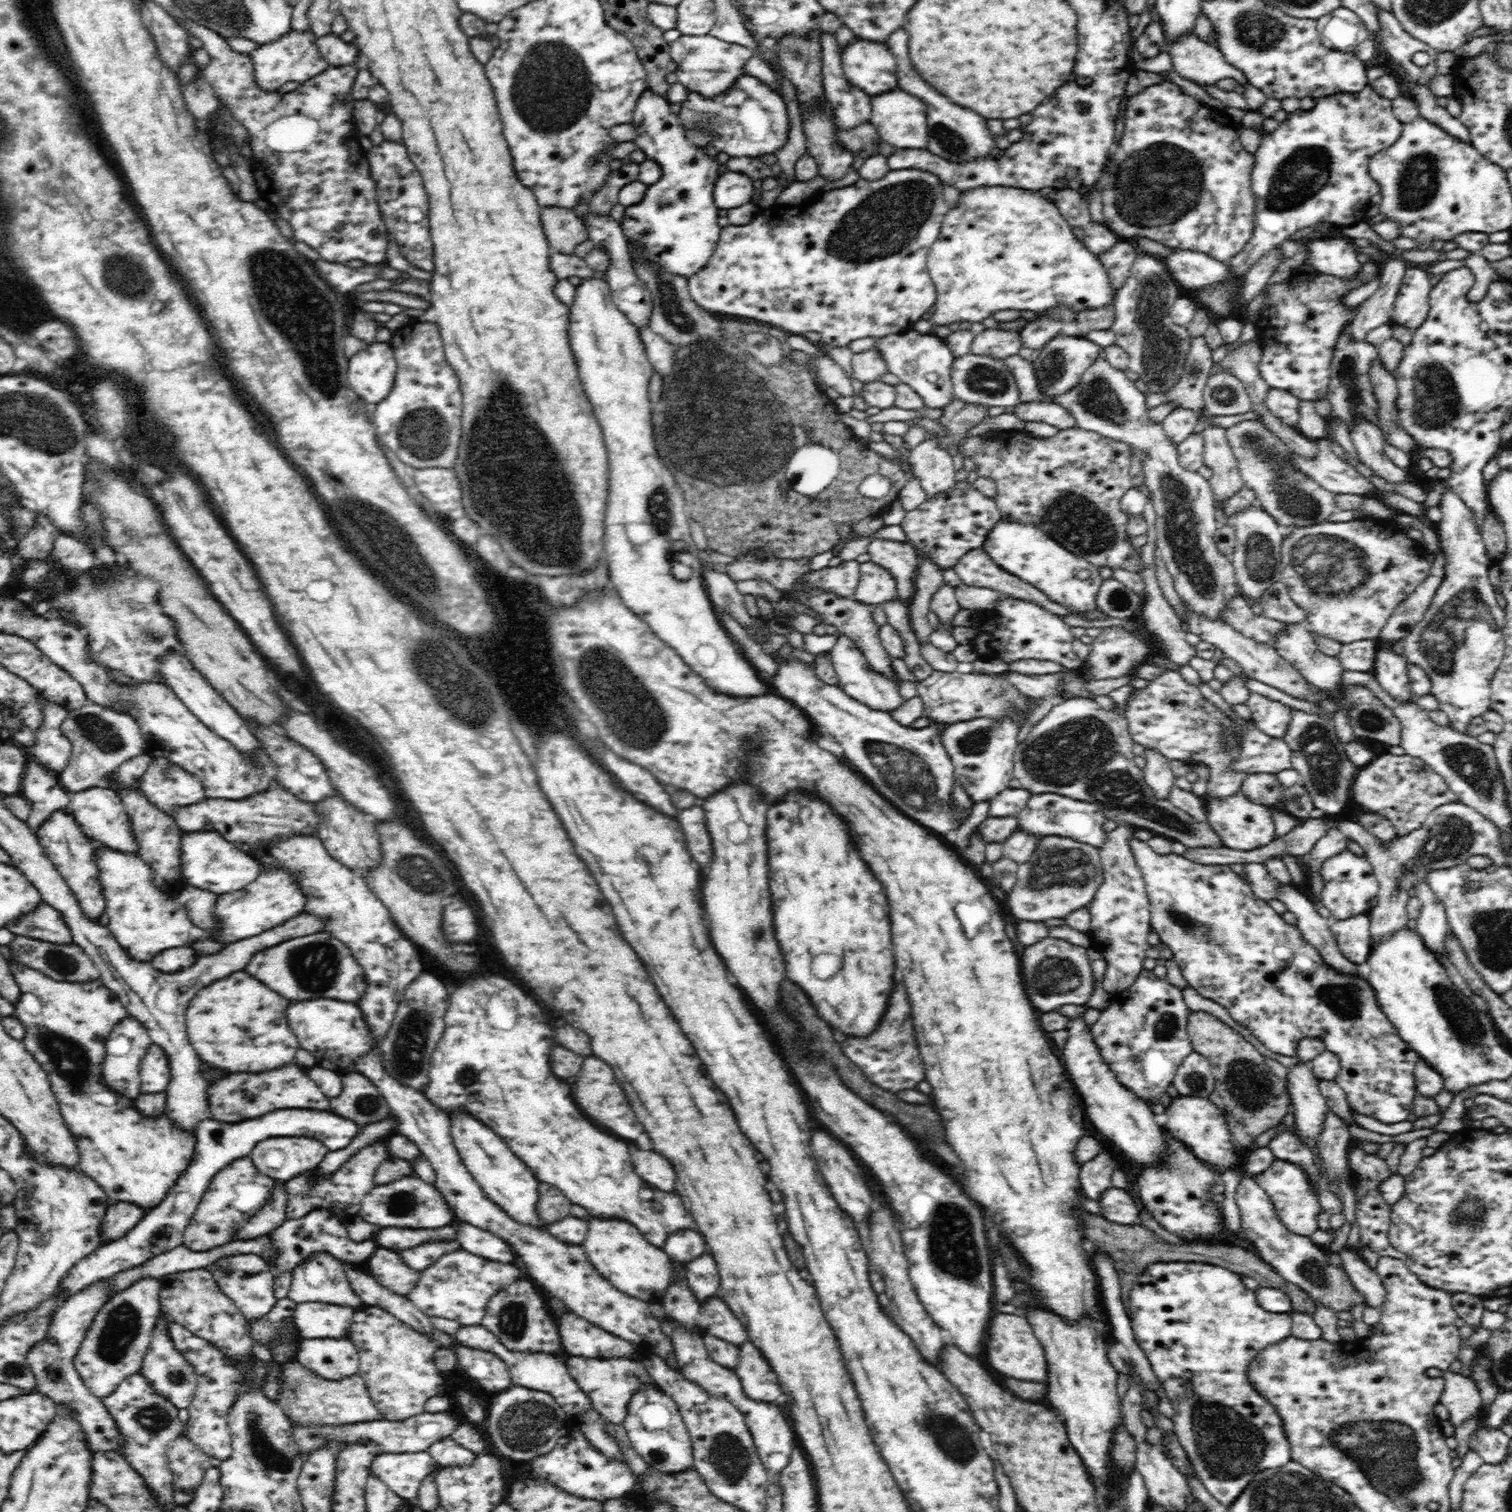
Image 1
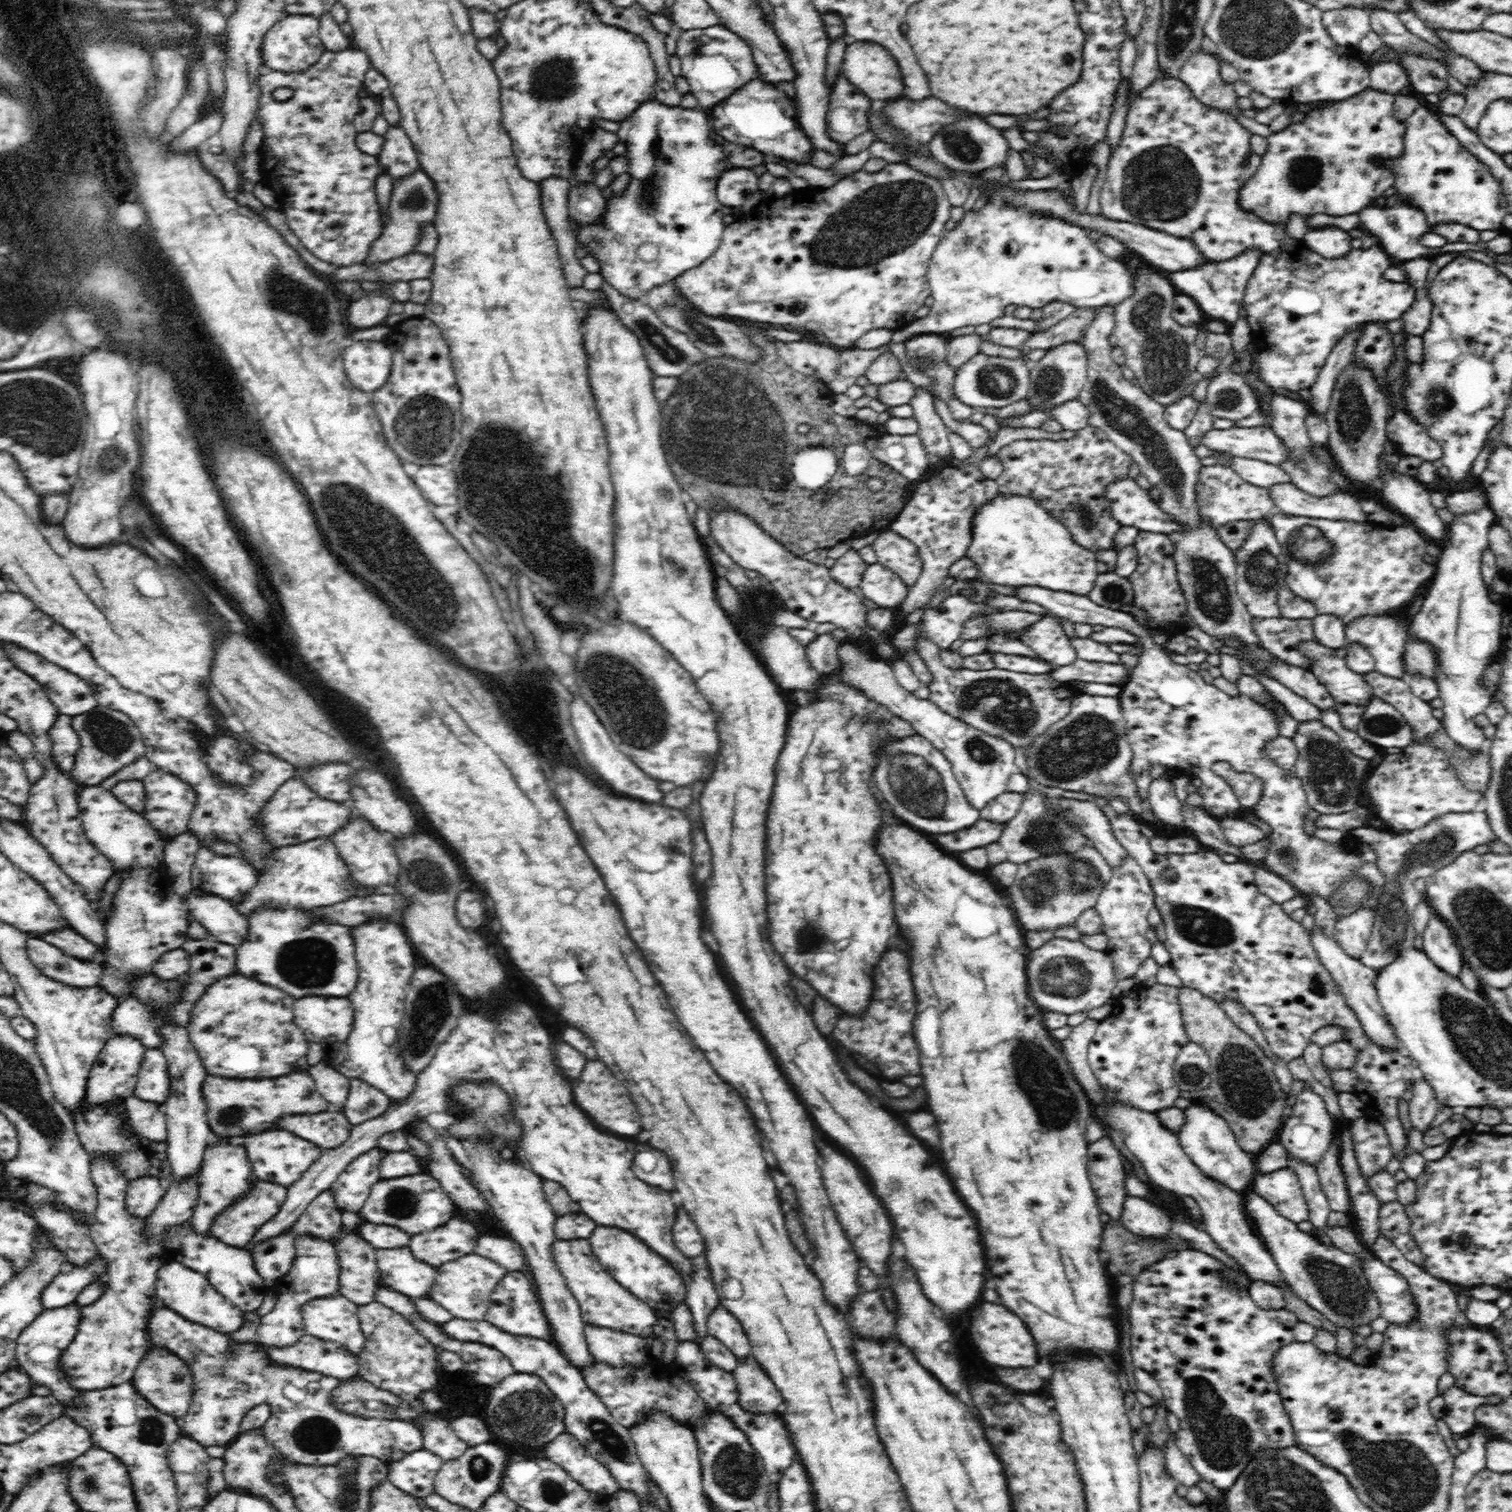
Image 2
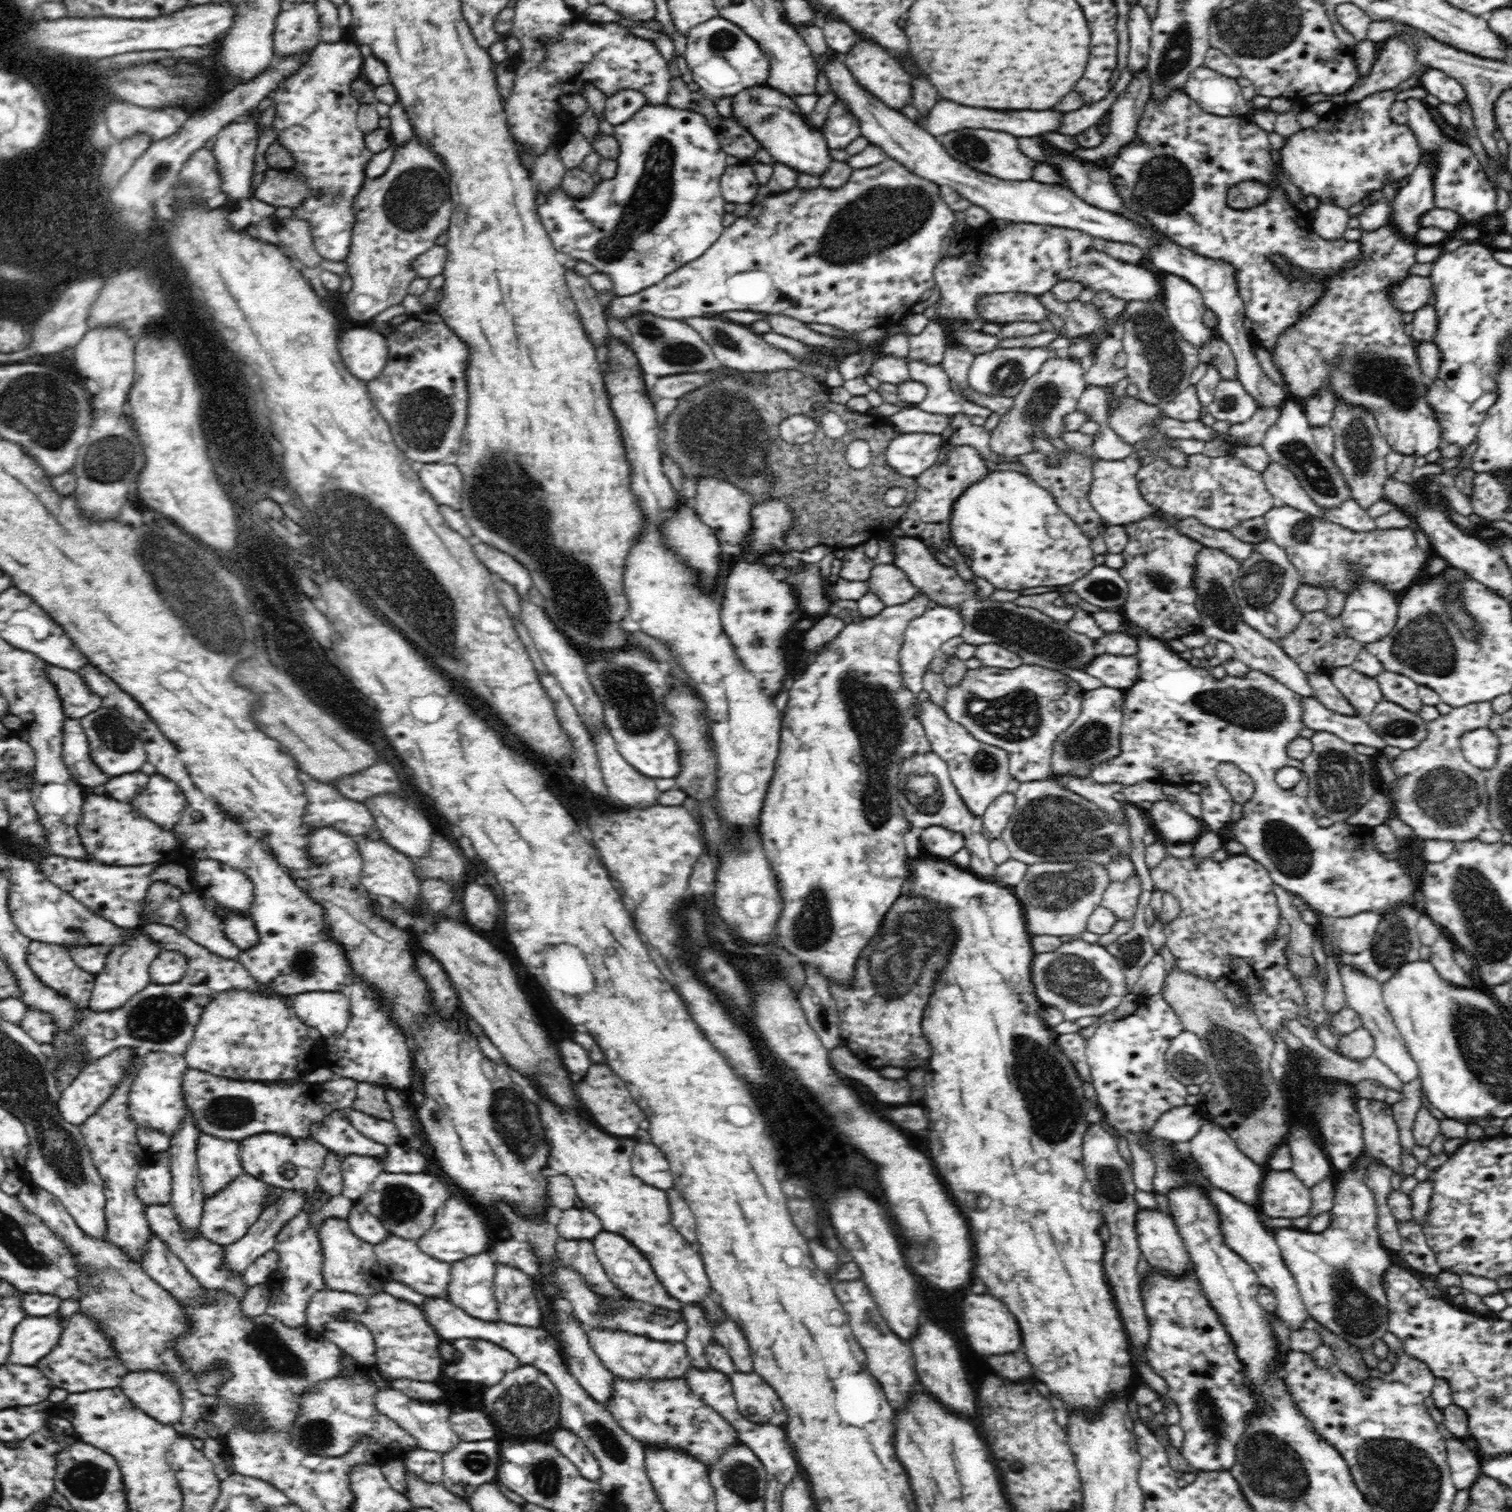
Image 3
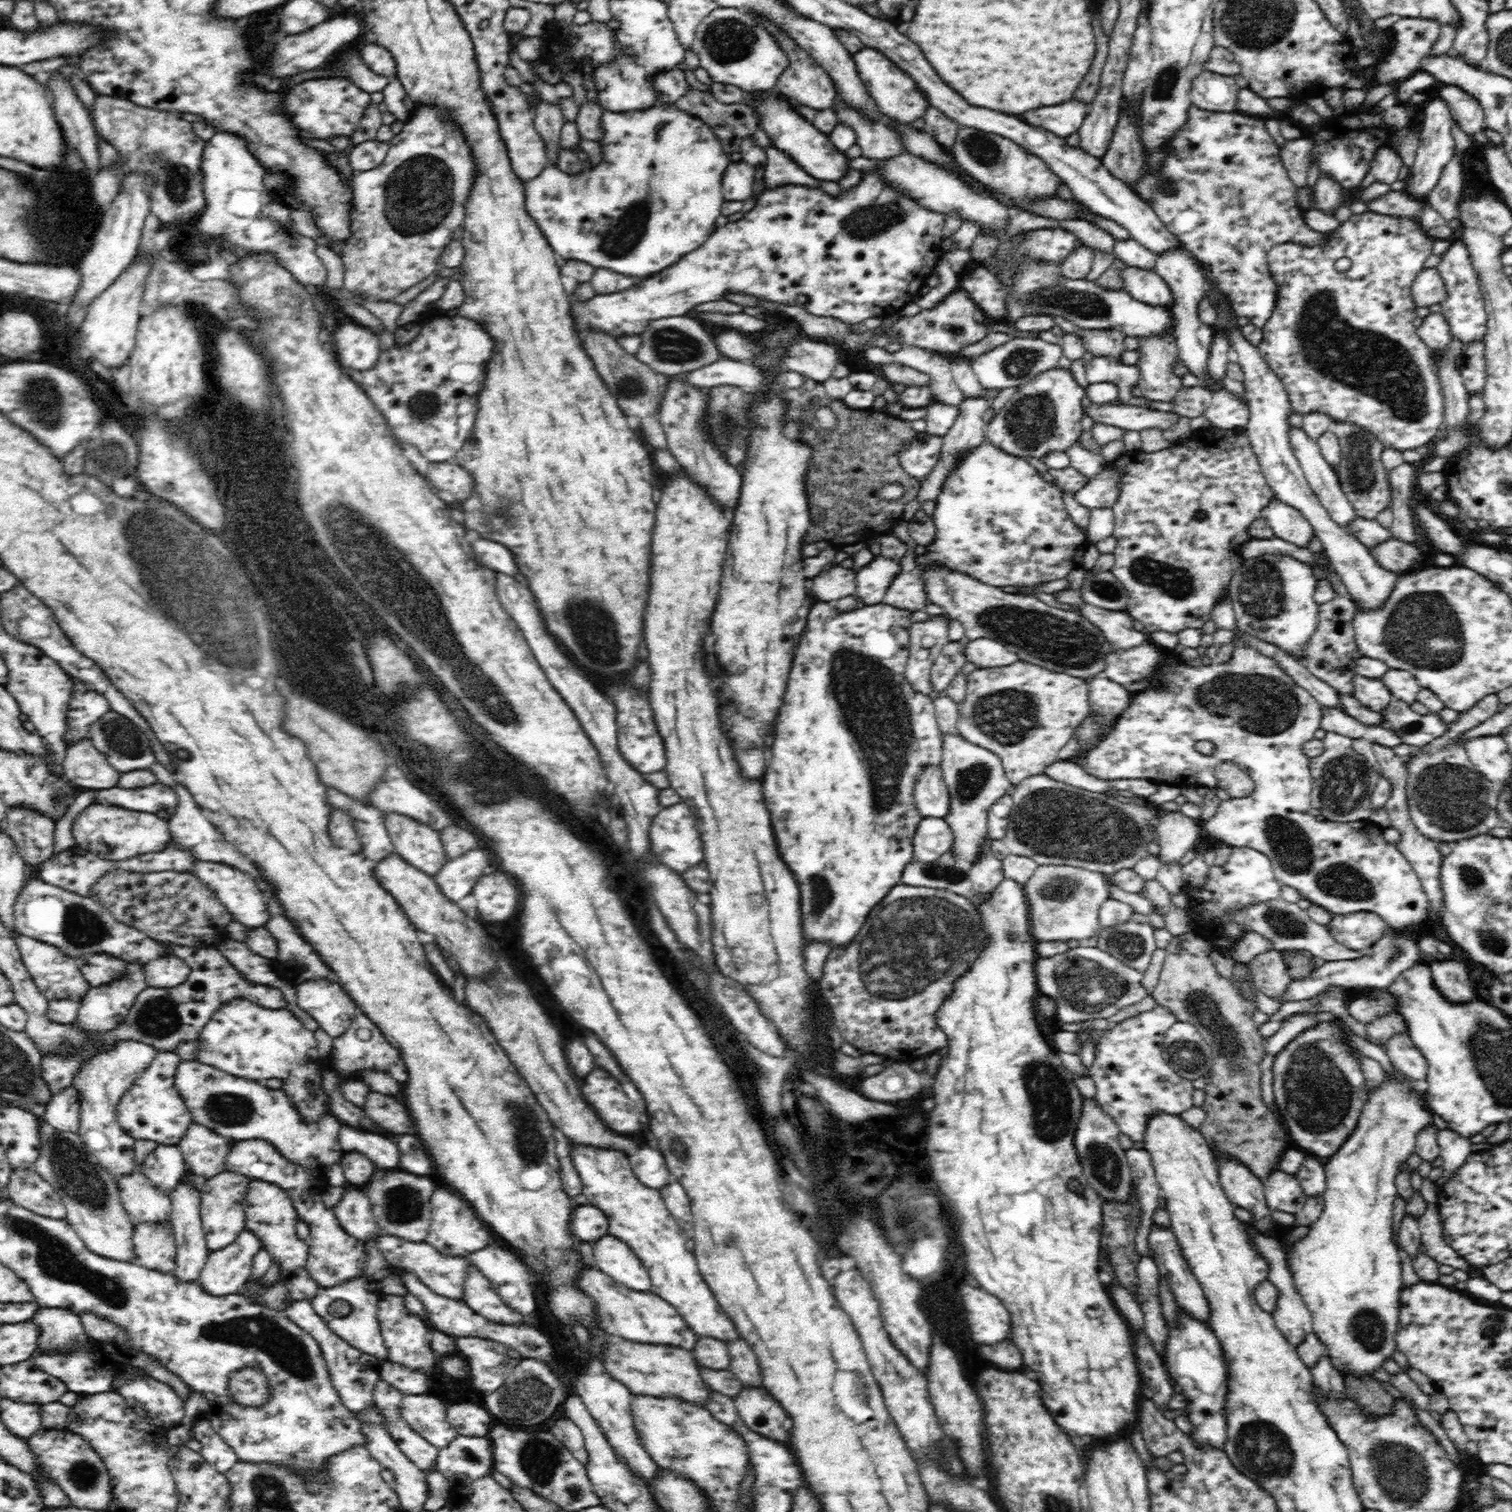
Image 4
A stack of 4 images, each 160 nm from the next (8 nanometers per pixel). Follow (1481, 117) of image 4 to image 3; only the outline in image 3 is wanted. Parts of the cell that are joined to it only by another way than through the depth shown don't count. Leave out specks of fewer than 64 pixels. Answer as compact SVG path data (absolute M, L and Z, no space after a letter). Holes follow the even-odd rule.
M1430 67L1420 76L1418 85L1432 96L1436 96L1440 103L1454 104L1459 110L1462 102L1468 102L1464 87L1440 69Z

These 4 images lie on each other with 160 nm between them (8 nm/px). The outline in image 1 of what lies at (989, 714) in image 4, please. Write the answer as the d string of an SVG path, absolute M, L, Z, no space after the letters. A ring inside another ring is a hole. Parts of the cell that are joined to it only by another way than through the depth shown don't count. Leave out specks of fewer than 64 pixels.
M926 555L920 556L920 562L915 577L915 594L908 606L910 626L914 629L920 644L928 642L933 632L933 624L927 621L926 614L930 612L932 596L940 590L943 584L943 570ZM933 670L930 677L917 681L917 696L922 699L924 717L936 724L952 725L956 722L970 721L975 718L990 718L1002 722L1006 718L1016 717L1024 726L1032 710L1038 705L1036 698L1022 694L1015 686L1005 680L1002 674L955 674Z

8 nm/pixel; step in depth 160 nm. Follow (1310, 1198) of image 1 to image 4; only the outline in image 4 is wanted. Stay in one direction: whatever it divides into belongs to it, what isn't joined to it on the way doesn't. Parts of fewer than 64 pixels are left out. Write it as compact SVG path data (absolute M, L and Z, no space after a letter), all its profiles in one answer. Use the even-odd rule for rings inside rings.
M1272 1171L1263 1181L1266 1203L1272 1211L1296 1215L1304 1207L1307 1196L1295 1175Z

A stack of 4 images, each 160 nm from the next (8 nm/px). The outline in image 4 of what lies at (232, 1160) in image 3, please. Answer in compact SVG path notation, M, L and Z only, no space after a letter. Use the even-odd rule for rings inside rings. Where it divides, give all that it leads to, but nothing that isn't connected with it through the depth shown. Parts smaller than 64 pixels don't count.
M192 1122L183 1134L178 1147L182 1151L188 1170L202 1178L212 1178L224 1172L224 1162L234 1142Z

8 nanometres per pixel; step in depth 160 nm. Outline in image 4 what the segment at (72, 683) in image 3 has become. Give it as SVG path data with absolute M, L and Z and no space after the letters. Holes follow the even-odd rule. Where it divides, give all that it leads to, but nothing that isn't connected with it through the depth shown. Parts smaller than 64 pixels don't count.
M74 682L73 693L67 714L68 727L64 734L66 746L89 735L90 724L94 724L110 707L103 694L94 692L84 682Z

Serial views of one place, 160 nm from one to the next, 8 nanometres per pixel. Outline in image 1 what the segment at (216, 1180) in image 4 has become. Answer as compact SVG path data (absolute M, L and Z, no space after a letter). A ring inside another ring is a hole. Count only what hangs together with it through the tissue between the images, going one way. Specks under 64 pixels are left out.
M281 1183L274 1184L272 1190L272 1199L248 1222L244 1222L242 1226L238 1226L236 1230L236 1239L250 1240L258 1238L262 1235L268 1235L272 1230L278 1228L280 1224L287 1220L286 1206L288 1202L288 1195Z

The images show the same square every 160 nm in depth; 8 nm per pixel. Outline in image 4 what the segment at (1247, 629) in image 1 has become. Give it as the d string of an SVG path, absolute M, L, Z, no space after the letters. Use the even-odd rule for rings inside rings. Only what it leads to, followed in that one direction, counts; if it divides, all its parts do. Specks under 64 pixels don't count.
M1338 596L1330 602L1321 604L1316 630L1302 651L1302 654L1305 654L1302 660L1305 667L1316 678L1322 679L1339 693L1346 695L1350 695L1353 691L1353 684L1350 682L1352 682L1353 676L1357 674L1355 671L1357 660L1362 657L1357 648L1354 625L1352 625L1355 613L1356 606L1348 597Z

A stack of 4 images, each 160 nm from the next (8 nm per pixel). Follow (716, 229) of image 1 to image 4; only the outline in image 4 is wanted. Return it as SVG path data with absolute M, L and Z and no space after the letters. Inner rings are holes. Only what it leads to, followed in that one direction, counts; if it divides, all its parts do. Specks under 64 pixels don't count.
M664 103L645 110L618 113L604 110L600 123L602 123L602 140L598 144L602 147L602 162L598 166L593 165L589 171L578 172L578 174L566 174L557 165L547 165L536 178L532 178L524 184L526 211L536 220L536 225L540 227L540 231L544 233L544 237L558 256L567 260L582 261L596 268L607 268L632 278L650 278L660 270L676 264L682 256L698 249L716 230L716 218L720 216L720 208L725 202L722 198L722 174L725 173L726 166L731 163L730 154L722 148L722 143L714 131L703 120L680 111L674 103Z

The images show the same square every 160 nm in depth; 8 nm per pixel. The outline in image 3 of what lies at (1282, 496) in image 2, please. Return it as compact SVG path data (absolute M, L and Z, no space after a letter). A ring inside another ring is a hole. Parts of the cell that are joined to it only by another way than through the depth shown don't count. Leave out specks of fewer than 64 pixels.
M1348 499L1336 508L1322 507L1322 513L1327 522L1338 524L1352 532L1366 533L1378 530L1375 519L1371 518L1367 510L1362 509L1354 499Z

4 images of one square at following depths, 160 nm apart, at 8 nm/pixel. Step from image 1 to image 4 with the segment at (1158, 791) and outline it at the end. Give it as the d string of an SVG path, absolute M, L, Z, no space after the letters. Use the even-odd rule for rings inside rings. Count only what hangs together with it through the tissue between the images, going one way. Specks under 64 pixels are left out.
M1161 811L1156 820L1156 842L1160 846L1160 864L1178 863L1188 852L1202 841L1200 821L1181 811Z

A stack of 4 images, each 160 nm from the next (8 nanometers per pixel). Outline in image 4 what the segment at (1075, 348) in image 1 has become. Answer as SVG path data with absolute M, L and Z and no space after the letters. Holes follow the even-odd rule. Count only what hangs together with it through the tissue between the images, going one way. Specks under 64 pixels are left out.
M1055 368L1038 374L1024 383L986 425L986 441L992 443L1007 454L1022 457L1031 461L1043 459L1050 452L1066 452L1072 446L1078 446L1078 439L1082 432L1080 420L1082 407L1080 402L1084 398L1085 389L1078 384L1070 369Z

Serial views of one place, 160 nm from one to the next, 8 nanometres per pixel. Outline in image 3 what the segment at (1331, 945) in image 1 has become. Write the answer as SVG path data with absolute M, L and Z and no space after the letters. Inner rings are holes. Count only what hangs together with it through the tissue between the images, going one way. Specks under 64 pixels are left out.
M1347 954L1338 955L1338 971L1346 995L1346 1007L1358 1013L1362 1027L1370 1031L1374 1039L1373 1055L1377 1060L1386 1064L1400 1078L1401 1082L1405 1084L1413 1082L1416 1078L1419 1078L1418 1065L1409 1053L1398 1027L1395 1025L1392 1015L1390 1015L1390 1011L1384 1005L1381 984L1374 978L1355 970L1348 962L1349 959L1350 956Z

